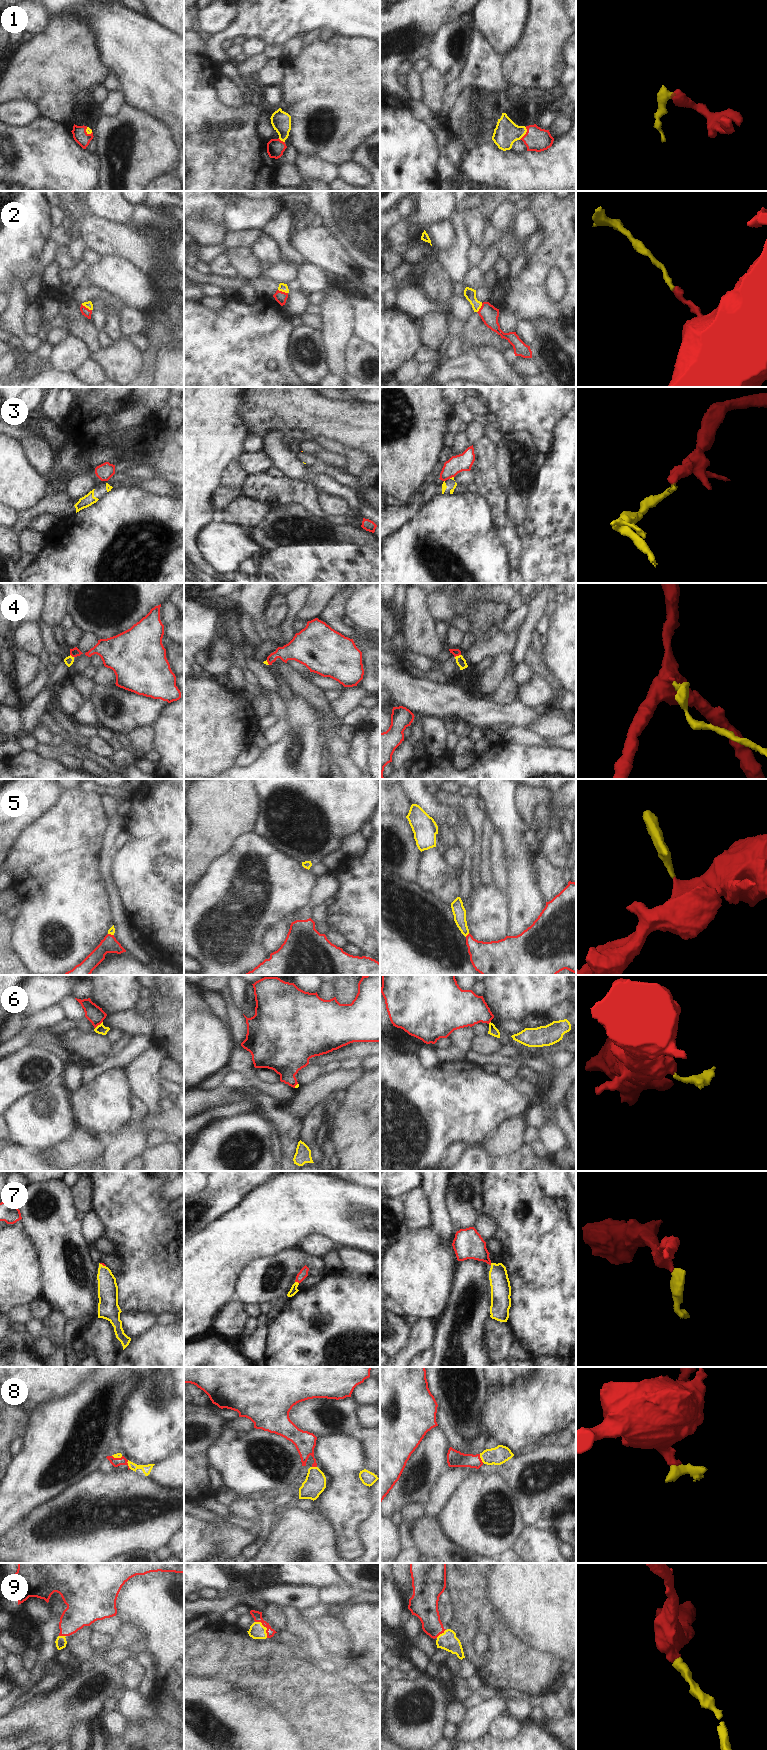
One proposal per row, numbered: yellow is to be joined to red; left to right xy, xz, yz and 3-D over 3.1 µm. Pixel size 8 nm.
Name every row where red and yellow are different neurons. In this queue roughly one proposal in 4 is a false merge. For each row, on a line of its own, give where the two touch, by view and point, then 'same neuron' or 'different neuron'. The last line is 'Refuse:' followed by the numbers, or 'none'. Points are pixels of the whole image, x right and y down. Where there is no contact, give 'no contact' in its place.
1: meets red in yz at (526, 133); same neuron
2: meets red in xy at (85, 307); same neuron
3: meets red in yz at (451, 477); different neuron
4: meets red in yz at (457, 655); same neuron
5: meets red in yz at (468, 934); same neuron
6: meets red in xy at (98, 1024); different neuron
7: meets red in xz at (297, 1281); same neuron
8: meets red in xy at (127, 1464); same neuron
9: meets red in xz at (265, 1626); same neuron
Refuse: 3, 6

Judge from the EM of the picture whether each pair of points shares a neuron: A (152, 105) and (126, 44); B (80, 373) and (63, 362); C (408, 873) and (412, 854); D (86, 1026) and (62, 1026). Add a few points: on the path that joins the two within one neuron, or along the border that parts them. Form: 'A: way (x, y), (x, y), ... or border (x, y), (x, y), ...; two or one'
A: way (152, 90), (152, 70), (141, 59); one
B: border (90, 356), (70, 373); two
C: way (408, 868), (408, 859); one
D: way (80, 1025), (68, 1025); one

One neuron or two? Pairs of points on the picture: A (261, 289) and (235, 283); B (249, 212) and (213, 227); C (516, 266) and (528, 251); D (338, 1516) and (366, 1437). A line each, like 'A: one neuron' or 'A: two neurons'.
A: one neuron
B: two neurons
C: one neuron
D: two neurons

